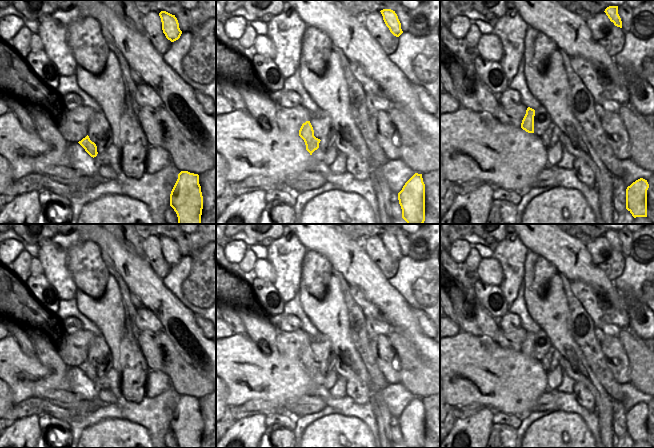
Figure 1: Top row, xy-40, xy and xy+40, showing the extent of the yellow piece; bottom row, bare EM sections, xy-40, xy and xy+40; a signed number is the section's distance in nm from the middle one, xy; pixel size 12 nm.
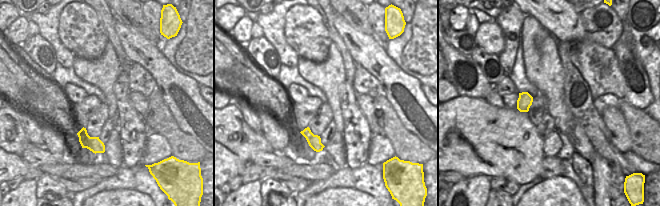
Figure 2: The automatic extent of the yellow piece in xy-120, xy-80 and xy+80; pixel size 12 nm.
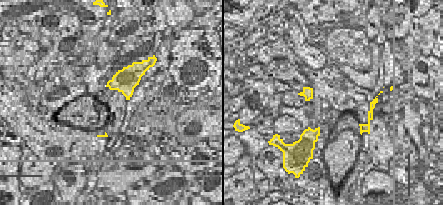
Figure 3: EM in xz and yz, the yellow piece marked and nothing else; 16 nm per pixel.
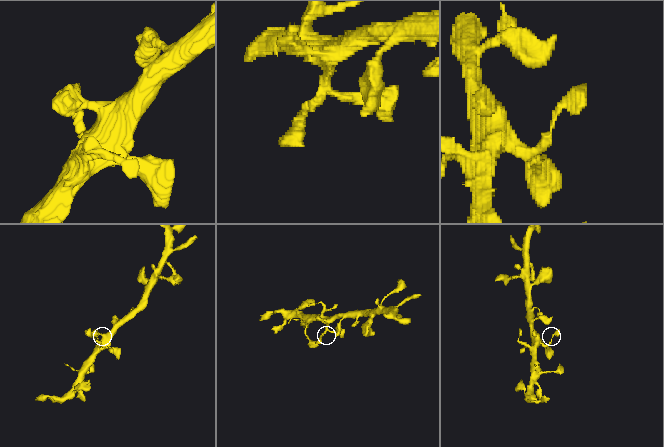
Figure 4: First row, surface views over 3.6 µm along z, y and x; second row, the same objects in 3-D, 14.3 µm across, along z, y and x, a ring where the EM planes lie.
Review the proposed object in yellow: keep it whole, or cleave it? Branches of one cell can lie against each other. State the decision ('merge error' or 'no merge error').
no merge error

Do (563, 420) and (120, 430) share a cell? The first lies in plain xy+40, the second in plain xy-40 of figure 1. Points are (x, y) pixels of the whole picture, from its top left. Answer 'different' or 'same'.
same

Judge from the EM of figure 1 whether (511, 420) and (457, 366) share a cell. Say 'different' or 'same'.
different

